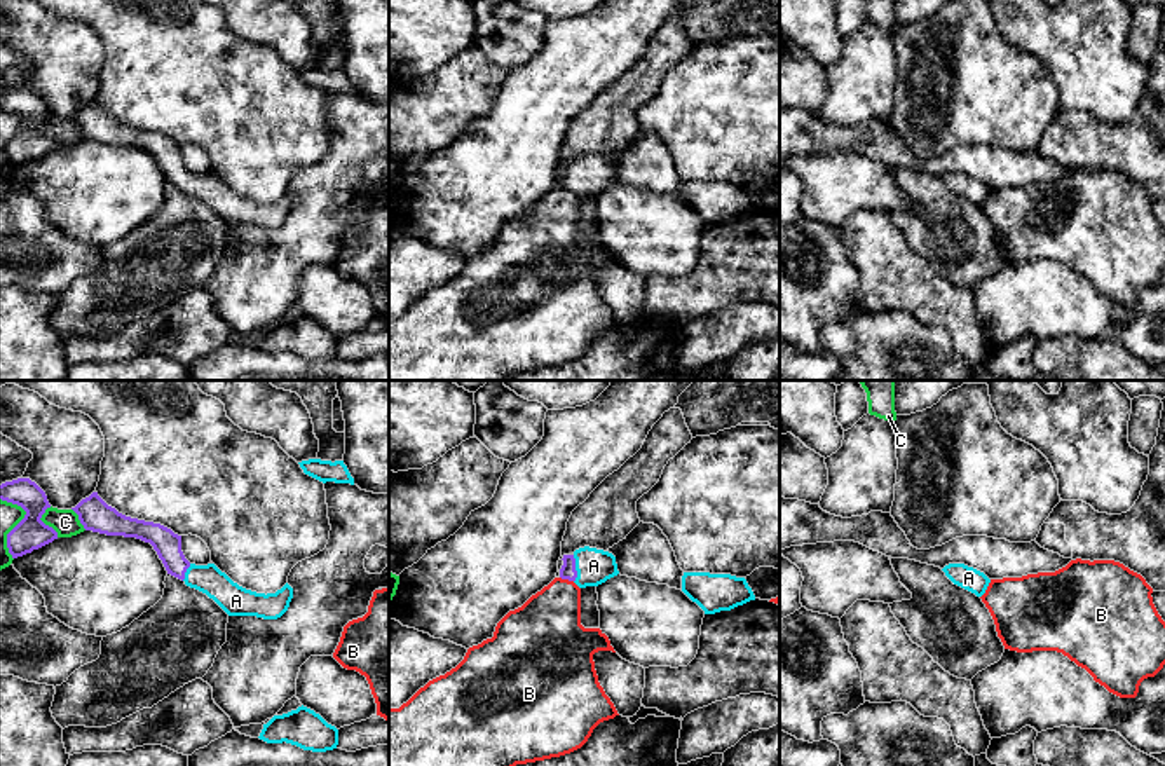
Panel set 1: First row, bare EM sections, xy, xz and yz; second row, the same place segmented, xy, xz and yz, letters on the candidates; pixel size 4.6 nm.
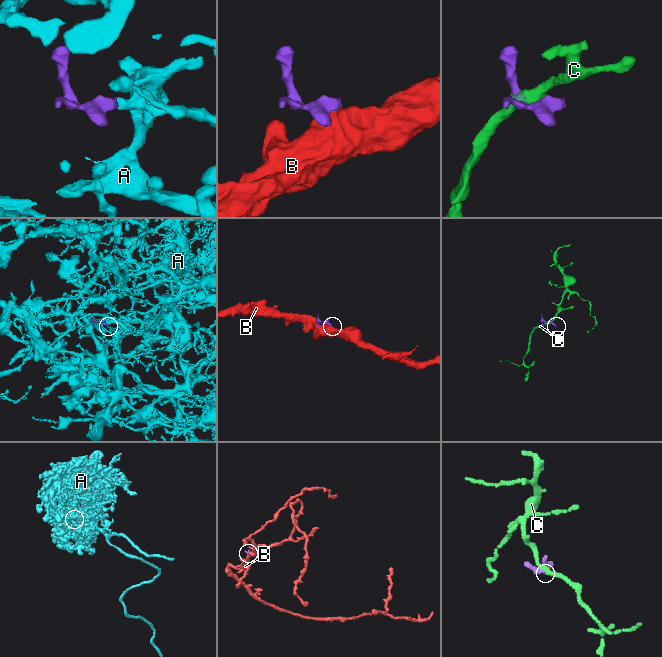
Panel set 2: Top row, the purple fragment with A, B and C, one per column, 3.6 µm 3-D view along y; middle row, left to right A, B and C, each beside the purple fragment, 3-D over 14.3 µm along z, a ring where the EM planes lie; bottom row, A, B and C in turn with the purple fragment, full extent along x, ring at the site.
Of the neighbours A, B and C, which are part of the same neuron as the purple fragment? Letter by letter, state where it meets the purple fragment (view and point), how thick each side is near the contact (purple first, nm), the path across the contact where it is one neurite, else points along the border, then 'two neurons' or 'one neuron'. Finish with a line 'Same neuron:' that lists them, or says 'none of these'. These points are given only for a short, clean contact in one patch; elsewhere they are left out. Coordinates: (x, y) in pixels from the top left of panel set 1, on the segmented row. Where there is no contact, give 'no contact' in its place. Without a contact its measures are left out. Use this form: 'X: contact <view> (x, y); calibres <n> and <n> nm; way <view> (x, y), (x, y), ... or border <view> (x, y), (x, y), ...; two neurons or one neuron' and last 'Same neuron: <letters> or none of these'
A: contact xz (574, 569); calibres 70 and 160 nm; way xz (567, 571), (574, 569), (593, 566); one neuron
B: contact xz (567, 578); calibres 70 and 300 nm; border xz (560, 576), (572, 581); two neurons
C: contact xy (42, 522); calibres 150 and 120 nm; two neurons
Same neuron: A

